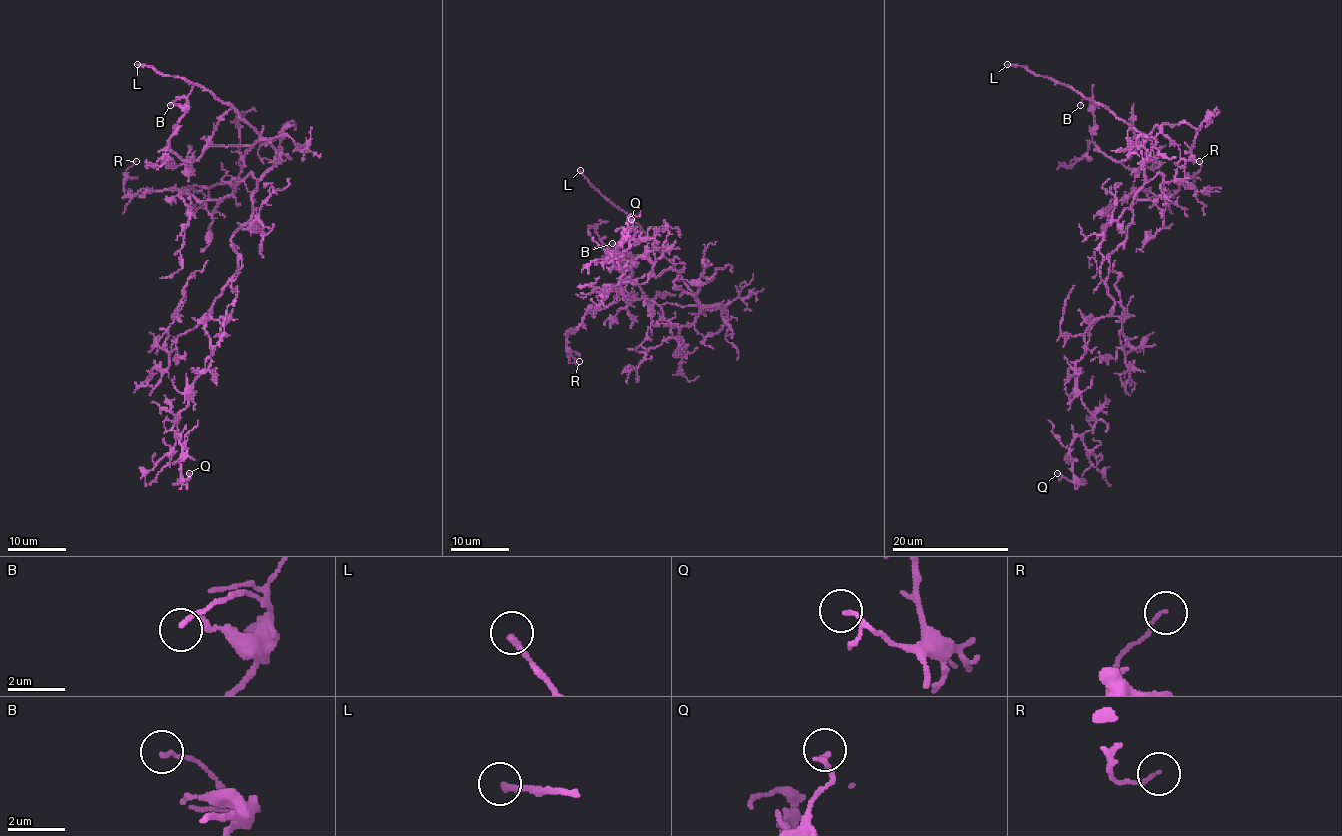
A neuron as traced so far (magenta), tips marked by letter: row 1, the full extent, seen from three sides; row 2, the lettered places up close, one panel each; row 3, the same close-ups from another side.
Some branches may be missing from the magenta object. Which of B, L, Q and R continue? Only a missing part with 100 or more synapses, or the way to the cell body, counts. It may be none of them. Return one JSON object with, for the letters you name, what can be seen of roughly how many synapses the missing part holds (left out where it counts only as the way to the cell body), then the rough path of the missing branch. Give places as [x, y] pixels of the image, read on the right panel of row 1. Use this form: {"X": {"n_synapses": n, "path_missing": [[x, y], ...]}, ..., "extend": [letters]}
{"extend": ["L"]}

